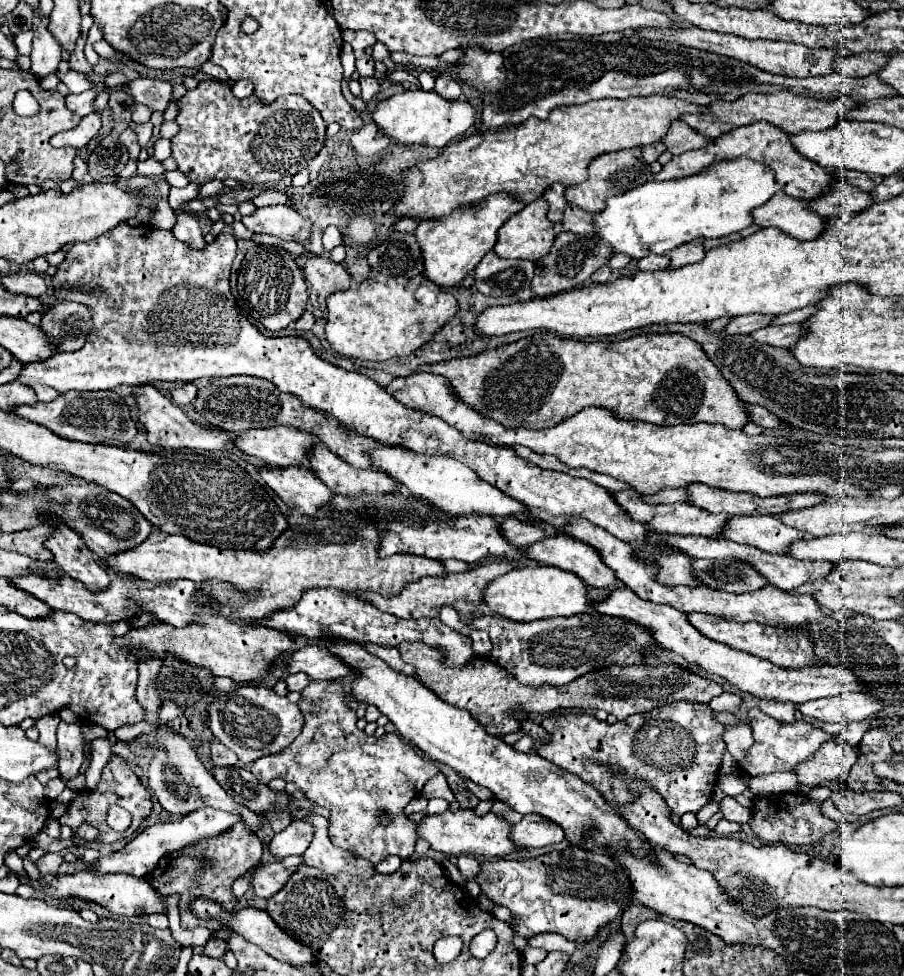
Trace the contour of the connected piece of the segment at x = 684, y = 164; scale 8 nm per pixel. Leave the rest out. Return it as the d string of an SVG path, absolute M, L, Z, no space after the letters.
M755 122L749 126L741 126L737 130L731 130L715 140L711 140L705 148L699 150L691 150L691 152L683 152L679 156L673 156L673 160L669 164L663 166L663 170L655 176L657 180L673 180L673 178L683 178L683 176L691 176L707 166L711 166L713 162L719 160L729 160L729 158L751 158L757 162L767 164L773 172L775 178L781 186L785 186L785 192L793 198L801 198L801 200L815 200L817 196L823 196L827 190L833 188L833 184L841 184L841 180L837 176L833 176L833 172L827 172L823 166L807 160L805 156L801 156L795 146L791 144L791 138L787 132L781 132L777 126L769 124L769 122Z

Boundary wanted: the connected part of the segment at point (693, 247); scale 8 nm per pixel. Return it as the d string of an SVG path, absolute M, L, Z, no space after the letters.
M693 240L691 244L683 244L683 246L675 248L675 252L669 252L667 256L671 260L671 268L683 268L687 264L703 260L705 248L703 248L701 240Z

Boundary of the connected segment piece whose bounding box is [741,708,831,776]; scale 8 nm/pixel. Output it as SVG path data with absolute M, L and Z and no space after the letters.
M749 708L747 710L751 728L753 728L753 746L749 748L741 770L749 776L757 776L757 774L771 774L771 772L787 772L793 766L797 766L799 762L807 760L825 740L831 738L831 734L825 734L821 728L805 722L805 720L797 720L797 722L781 722L775 720L771 716L767 716L765 712L761 712L759 708Z

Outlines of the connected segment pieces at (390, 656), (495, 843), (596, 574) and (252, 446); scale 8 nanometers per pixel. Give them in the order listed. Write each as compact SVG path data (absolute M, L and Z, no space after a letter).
M365 642L365 644L363 644L363 648L365 648L369 654L373 654L373 656L381 658L383 662L387 662L393 670L413 676L411 666L409 666L409 664L403 664L403 660L401 660L401 656L399 656L399 650L397 650L397 648L381 648L381 646L371 644L371 642Z
M457 810L457 812L441 812L441 814L425 814L421 822L417 822L417 838L423 838L429 842L431 850L437 850L447 856L485 856L485 858L495 858L495 856L505 856L515 850L511 846L511 840L507 838L507 830L511 830L511 824L505 822L503 818L495 814L485 814L485 816L475 816L471 810Z
M565 534L539 540L531 546L527 546L525 554L543 564L573 572L581 580L585 580L587 584L597 586L597 588L607 588L617 580L615 574L603 564L603 560L601 560L599 552L595 552L595 548L583 546L583 550L581 550L581 542L571 536L565 536Z
M275 426L239 434L235 436L233 446L243 454L263 460L267 466L287 468L307 462L313 438L309 432L293 426Z

